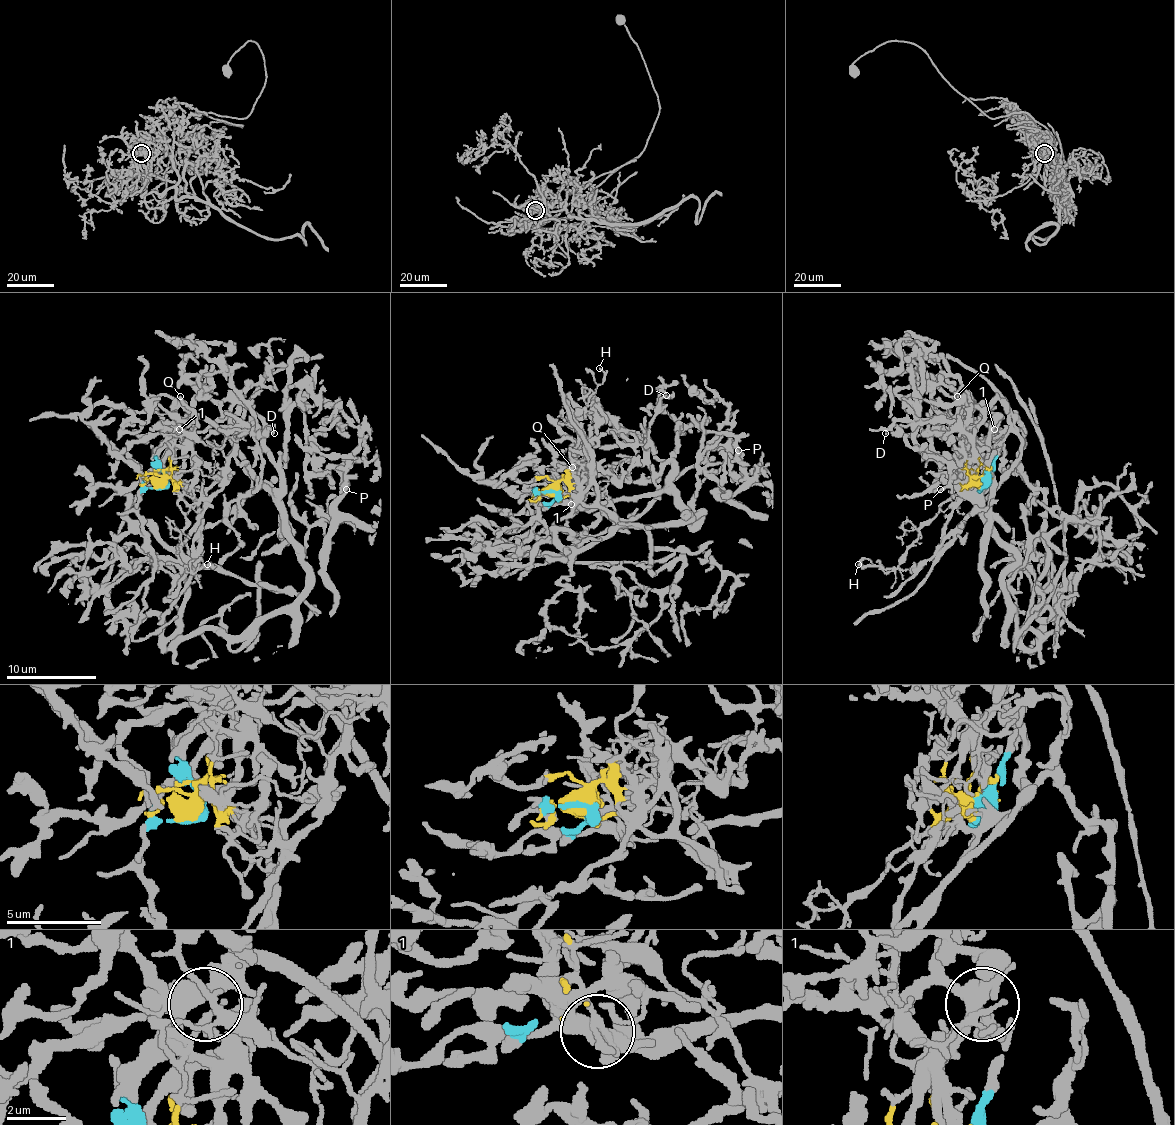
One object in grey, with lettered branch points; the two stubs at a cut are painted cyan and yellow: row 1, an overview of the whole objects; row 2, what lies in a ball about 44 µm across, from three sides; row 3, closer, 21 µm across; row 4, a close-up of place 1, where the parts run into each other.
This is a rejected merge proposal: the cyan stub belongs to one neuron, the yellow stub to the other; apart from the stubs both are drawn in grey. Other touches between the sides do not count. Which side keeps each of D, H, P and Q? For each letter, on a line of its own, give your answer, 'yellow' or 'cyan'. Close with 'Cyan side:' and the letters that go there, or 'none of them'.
D: cyan
H: yellow
P: cyan
Q: cyan
Cyan side: D, P, Q

